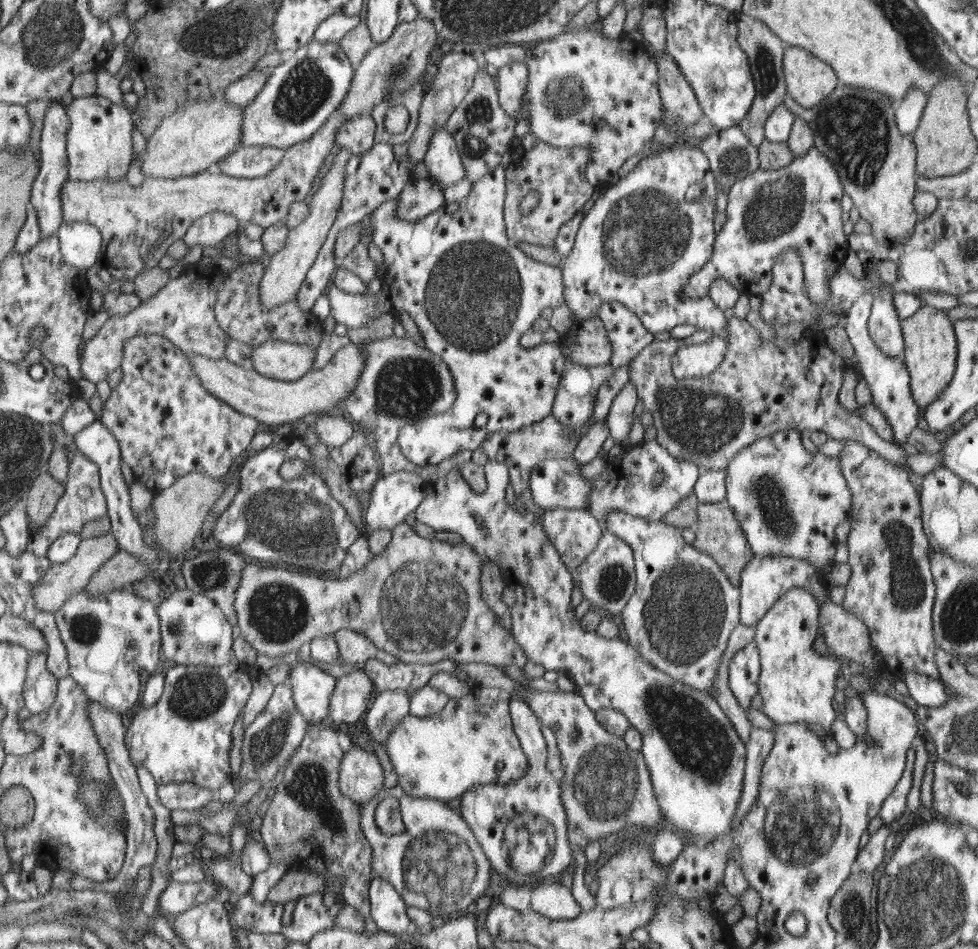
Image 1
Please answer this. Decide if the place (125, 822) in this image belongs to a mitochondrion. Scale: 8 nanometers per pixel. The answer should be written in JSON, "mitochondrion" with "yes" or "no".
{"mitochondrion":"no"}

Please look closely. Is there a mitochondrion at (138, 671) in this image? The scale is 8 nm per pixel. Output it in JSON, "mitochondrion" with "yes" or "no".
{"mitochondrion":"no"}

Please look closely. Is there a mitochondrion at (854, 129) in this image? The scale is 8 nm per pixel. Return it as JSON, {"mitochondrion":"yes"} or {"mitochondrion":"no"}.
{"mitochondrion":"yes"}

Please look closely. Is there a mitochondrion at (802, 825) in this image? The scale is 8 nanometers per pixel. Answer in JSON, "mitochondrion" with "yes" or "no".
{"mitochondrion":"yes"}

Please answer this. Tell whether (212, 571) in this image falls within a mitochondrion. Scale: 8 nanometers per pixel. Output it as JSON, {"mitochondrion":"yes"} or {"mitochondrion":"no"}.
{"mitochondrion":"yes"}

